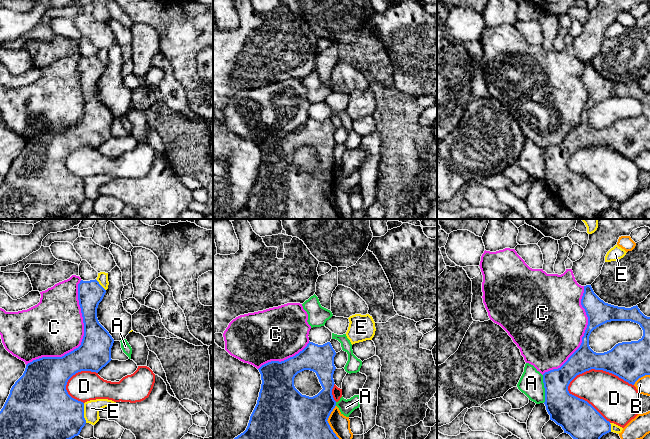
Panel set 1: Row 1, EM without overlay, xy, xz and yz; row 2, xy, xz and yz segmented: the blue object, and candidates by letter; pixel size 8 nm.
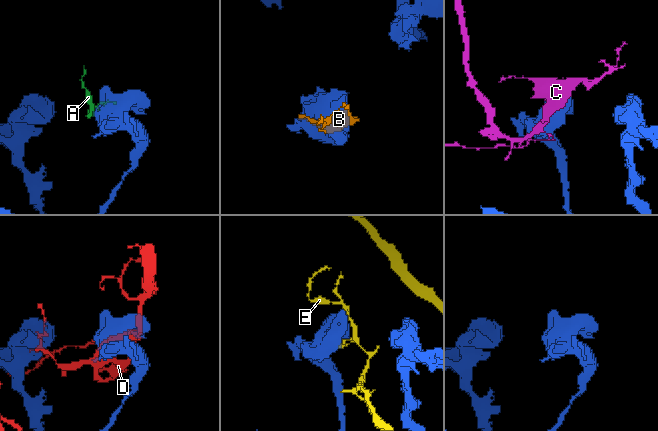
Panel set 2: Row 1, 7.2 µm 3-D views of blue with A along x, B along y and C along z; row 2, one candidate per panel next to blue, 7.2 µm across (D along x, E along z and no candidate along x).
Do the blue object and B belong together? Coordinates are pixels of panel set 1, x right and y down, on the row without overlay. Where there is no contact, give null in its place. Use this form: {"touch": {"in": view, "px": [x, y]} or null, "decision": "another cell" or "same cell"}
{"touch": {"in": "xz", "px": [328, 200]}, "decision": "another cell"}

